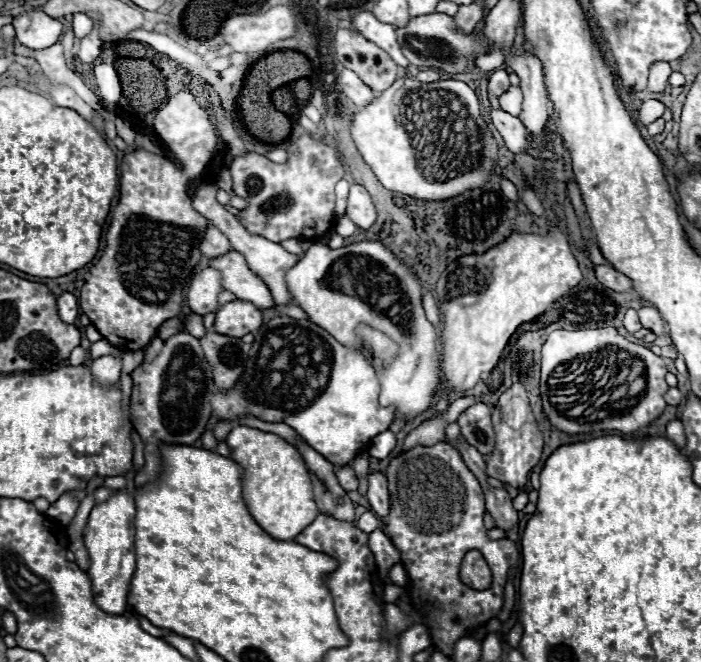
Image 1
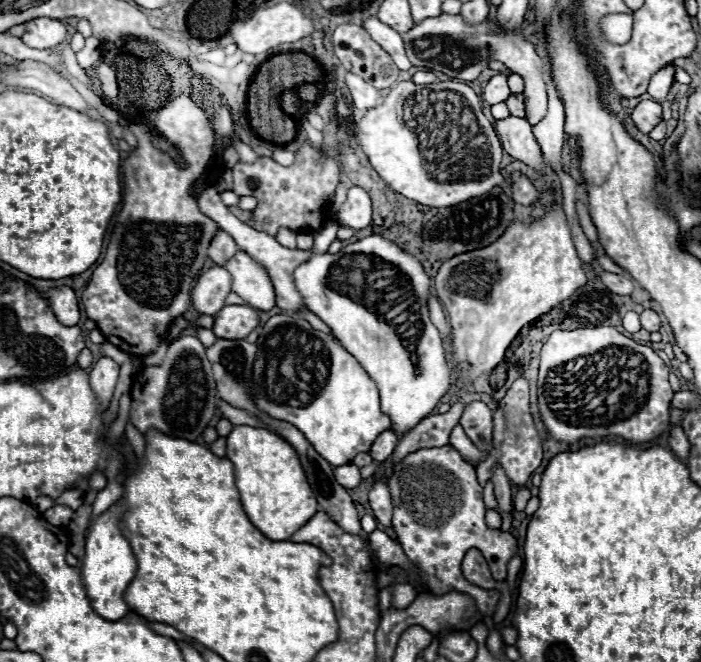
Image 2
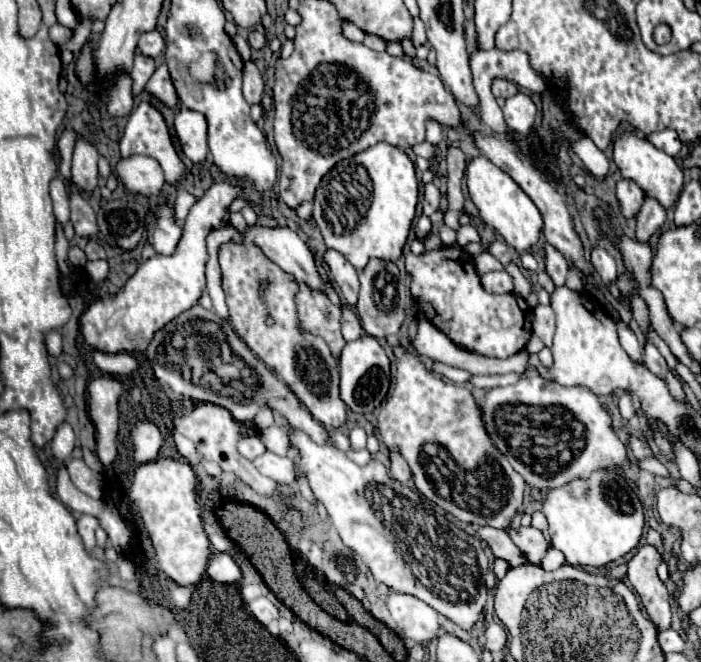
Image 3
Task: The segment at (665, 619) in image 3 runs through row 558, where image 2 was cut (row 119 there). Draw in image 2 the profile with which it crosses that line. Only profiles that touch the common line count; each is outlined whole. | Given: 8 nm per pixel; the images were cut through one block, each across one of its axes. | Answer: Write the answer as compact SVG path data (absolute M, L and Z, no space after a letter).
M644 100L632 110L632 122L644 134L650 134L650 130L660 122L660 118L662 118L660 104L656 104L652 100Z

